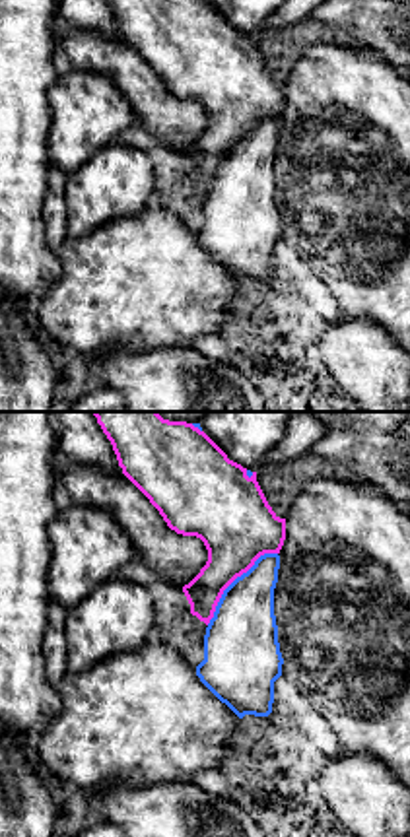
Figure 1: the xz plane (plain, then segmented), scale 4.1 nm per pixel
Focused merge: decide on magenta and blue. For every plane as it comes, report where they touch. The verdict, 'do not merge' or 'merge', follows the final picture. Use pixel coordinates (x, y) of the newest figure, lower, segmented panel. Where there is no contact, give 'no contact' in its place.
(234, 579)

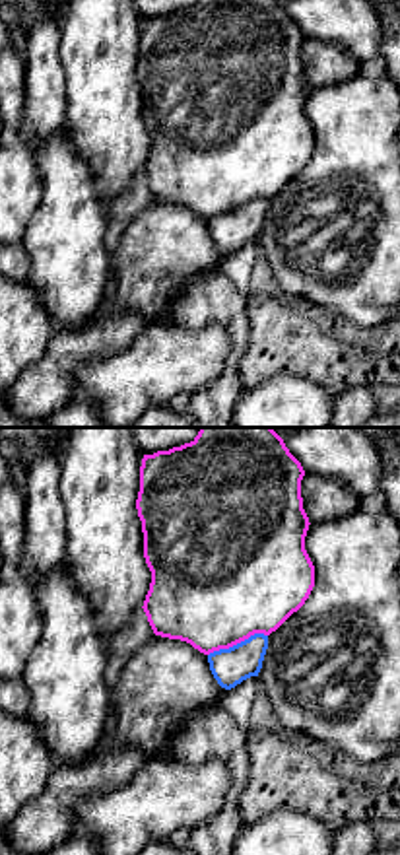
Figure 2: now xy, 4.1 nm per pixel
(237, 642)

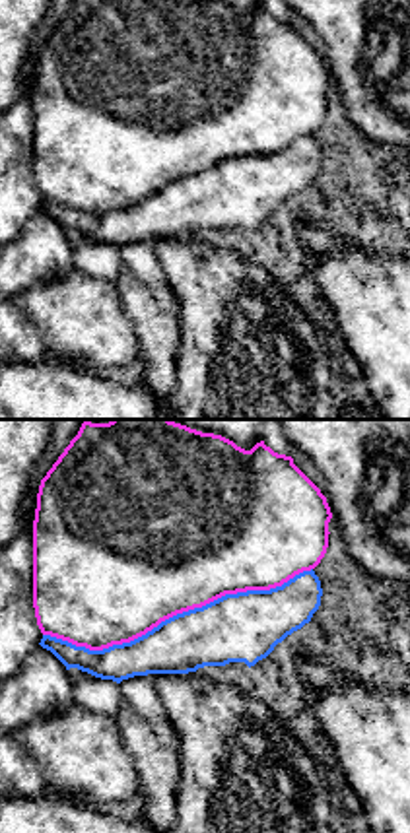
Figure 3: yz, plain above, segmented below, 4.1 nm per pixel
(177, 612)

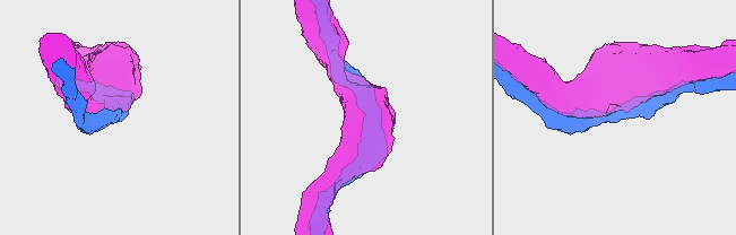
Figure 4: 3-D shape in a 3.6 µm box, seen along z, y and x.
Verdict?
merge

